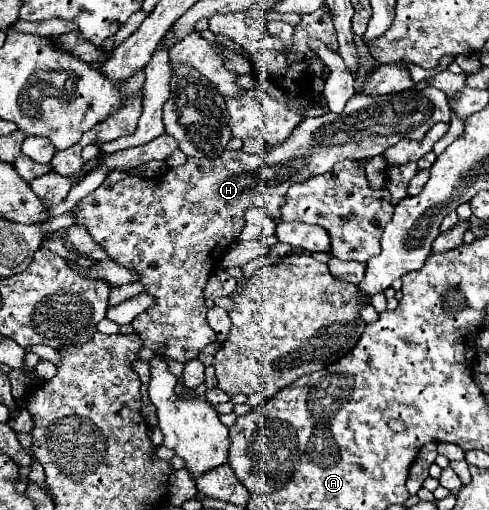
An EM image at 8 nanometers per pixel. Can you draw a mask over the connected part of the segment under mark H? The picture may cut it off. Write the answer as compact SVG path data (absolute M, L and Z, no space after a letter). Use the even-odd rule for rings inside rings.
M427 86L423 90L407 90L399 94L387 96L361 96L355 94L343 114L325 114L319 118L305 118L299 128L285 140L283 146L265 148L263 154L245 154L243 150L237 152L223 152L219 158L187 158L183 166L167 168L157 178L139 178L129 176L123 172L109 172L103 184L97 188L95 194L87 196L73 212L77 214L77 224L83 224L97 244L101 244L107 254L117 260L121 266L135 270L141 276L141 284L145 290L155 298L155 306L147 312L139 314L131 326L141 336L145 348L157 350L163 348L165 354L173 360L185 362L197 358L197 354L217 342L217 334L207 322L207 308L203 300L203 288L215 270L223 252L237 242L245 218L243 212L247 206L263 208L275 222L279 222L279 208L285 204L285 194L289 186L295 182L303 182L309 176L329 172L341 160L363 160L383 154L383 148L397 144L403 138L421 140L427 130L437 122L451 122L451 110L447 104L445 92ZM345 132L345 144L335 142L333 136Z

